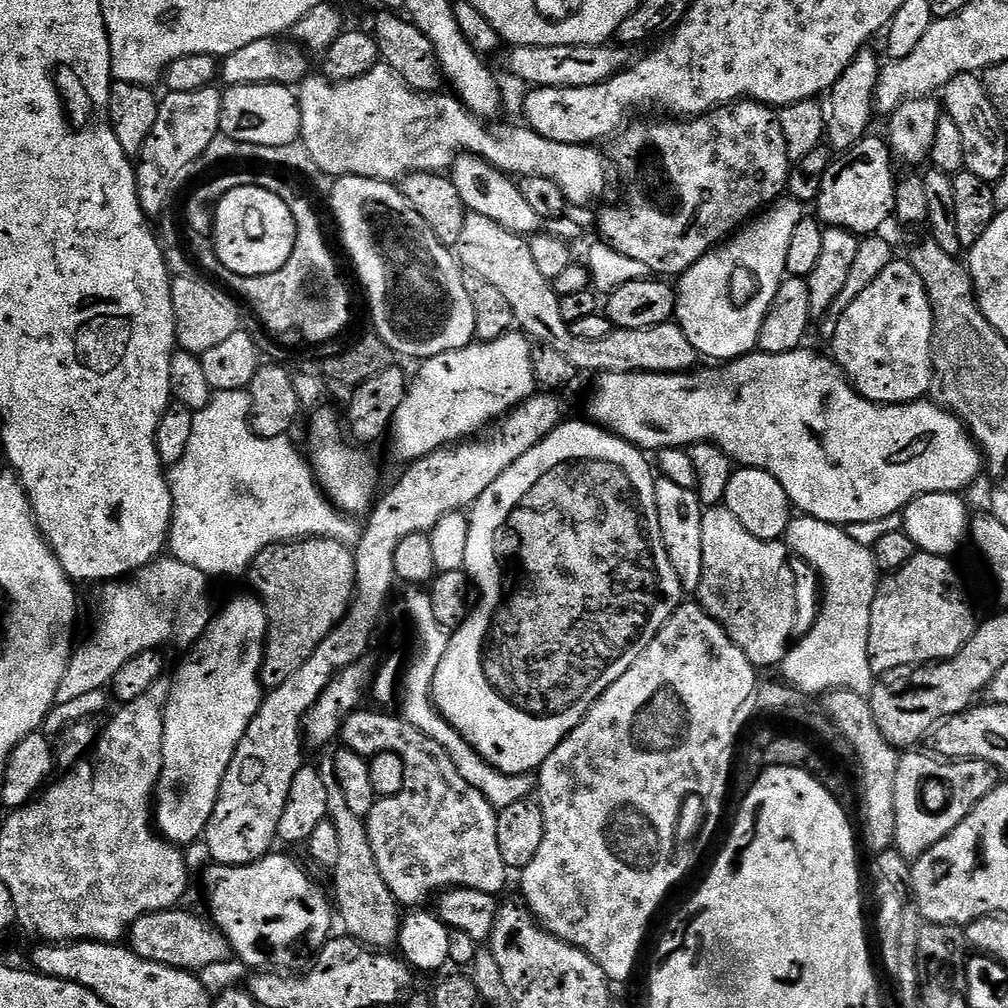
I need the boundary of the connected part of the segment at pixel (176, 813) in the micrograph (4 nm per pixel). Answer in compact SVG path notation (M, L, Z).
M255 595L236 596L224 608L224 613L217 615L212 623L208 625L208 629L204 632L199 640L195 641L192 653L188 656L188 661L177 670L176 676L172 680L172 693L168 696L168 705L164 711L164 741L162 742L162 770L160 777L156 783L154 793L154 827L169 844L177 846L185 846L184 844L192 844L201 839L206 830L206 826L210 822L210 814L216 805L216 799L220 793L222 786L222 778L226 778L226 770L230 766L230 758L234 758L234 750L238 750L238 742L242 742L242 738L246 734L246 726L250 726L250 722L254 718L254 714L258 714L260 702L262 699L262 685L260 683L260 663L264 660L264 642L266 639L266 617L264 614L264 605L260 603Z

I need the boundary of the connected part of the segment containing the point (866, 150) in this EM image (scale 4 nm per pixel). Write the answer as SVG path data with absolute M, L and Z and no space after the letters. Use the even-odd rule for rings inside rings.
M869 134L860 140L849 152L841 152L833 159L826 170L826 178L822 178L822 190L814 201L815 215L829 228L841 228L854 232L863 238L881 231L880 227L889 219L893 219L896 210L896 181L897 173L892 173L894 157L887 139L880 140L875 134Z

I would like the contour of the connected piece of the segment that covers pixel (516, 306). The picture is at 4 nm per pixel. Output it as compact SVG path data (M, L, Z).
M468 212L462 222L462 238L455 245L455 255L467 271L486 278L510 302L519 331L540 344L554 346L581 373L593 372L691 372L697 367L698 353L690 346L690 338L675 322L650 326L646 330L617 328L602 342L586 342L574 338L572 326L559 313L561 297L557 296L553 281L542 278L538 265L530 255L528 240L519 232L498 226L491 218Z

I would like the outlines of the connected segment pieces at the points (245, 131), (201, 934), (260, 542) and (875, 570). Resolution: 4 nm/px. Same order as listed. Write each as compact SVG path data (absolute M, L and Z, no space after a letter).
M234 84L223 93L221 133L233 139L237 146L253 144L254 146L286 146L300 140L302 114L297 93L286 84Z
M183 907L168 908L164 912L146 914L128 927L127 947L138 958L153 960L171 968L183 968L193 974L203 973L203 968L224 964L230 960L228 939L203 915L183 912Z
M247 391L215 393L212 401L195 413L194 430L186 454L182 454L179 462L171 465L167 473L172 495L172 525L168 531L167 551L171 559L194 566L194 570L202 570L202 574L209 578L247 573L254 558L275 544L309 538L352 542L358 536L357 521L341 512L320 491L311 467L307 463L288 464L289 437L267 440L252 435L248 426L249 414Z
M803 514L793 517L784 538L789 549L798 558L800 556L812 567L817 568L828 598L822 606L814 627L800 642L798 640L784 656L780 665L780 671L784 674L783 679L811 696L826 694L830 691L847 691L869 697L876 685L876 673L868 660L870 614L880 581L880 571L873 549L869 545L858 544L854 538L850 538L843 527Z

